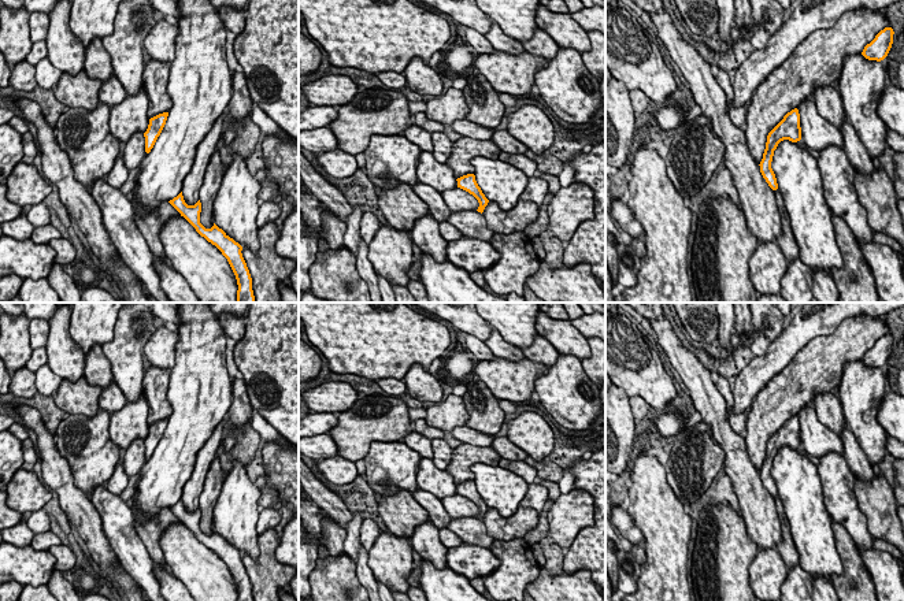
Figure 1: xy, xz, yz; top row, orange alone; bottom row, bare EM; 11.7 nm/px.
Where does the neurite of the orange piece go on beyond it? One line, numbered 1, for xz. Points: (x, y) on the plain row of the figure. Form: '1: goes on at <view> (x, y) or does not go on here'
1: goes on at xz (463, 456)

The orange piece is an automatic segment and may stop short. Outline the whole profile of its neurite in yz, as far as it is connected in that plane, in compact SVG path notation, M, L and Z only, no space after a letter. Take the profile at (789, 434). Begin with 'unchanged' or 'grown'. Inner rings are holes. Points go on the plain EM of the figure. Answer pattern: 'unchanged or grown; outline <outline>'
grown; outline M879 316L845 318L830 335L812 338L790 363L756 394L746 416L746 448L760 479L778 496L771 475L774 457L783 446L801 446L799 411L812 404L816 393L840 386L845 361L862 360L883 367L893 350L893 335Z

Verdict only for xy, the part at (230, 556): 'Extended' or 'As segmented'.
As segmented

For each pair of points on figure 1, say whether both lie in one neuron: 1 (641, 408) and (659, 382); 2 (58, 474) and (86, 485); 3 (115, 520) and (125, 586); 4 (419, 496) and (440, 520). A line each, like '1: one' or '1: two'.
1: two
2: two
3: one
4: one

